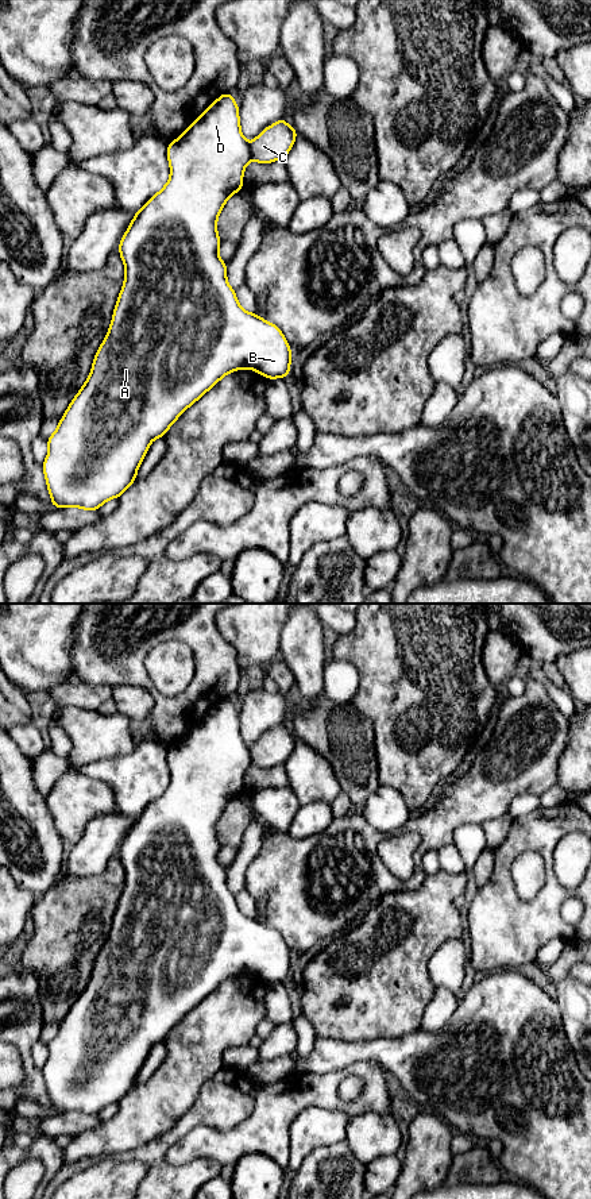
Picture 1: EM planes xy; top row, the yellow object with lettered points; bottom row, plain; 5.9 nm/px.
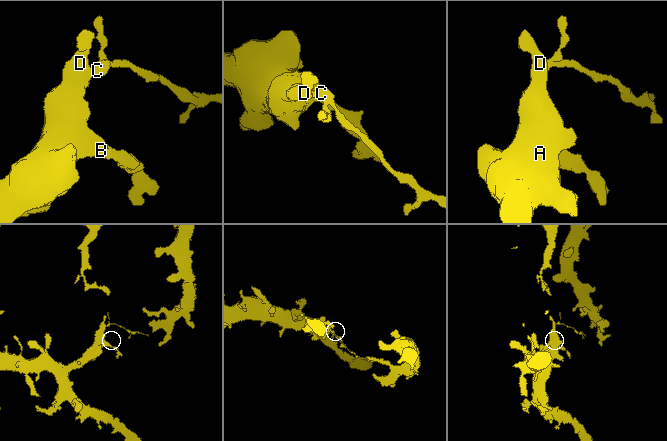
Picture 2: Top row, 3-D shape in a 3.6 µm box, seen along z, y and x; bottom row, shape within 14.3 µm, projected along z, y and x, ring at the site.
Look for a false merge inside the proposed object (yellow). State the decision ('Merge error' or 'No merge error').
Merge error

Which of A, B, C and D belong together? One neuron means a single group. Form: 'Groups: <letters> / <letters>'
Groups: A B D / C

